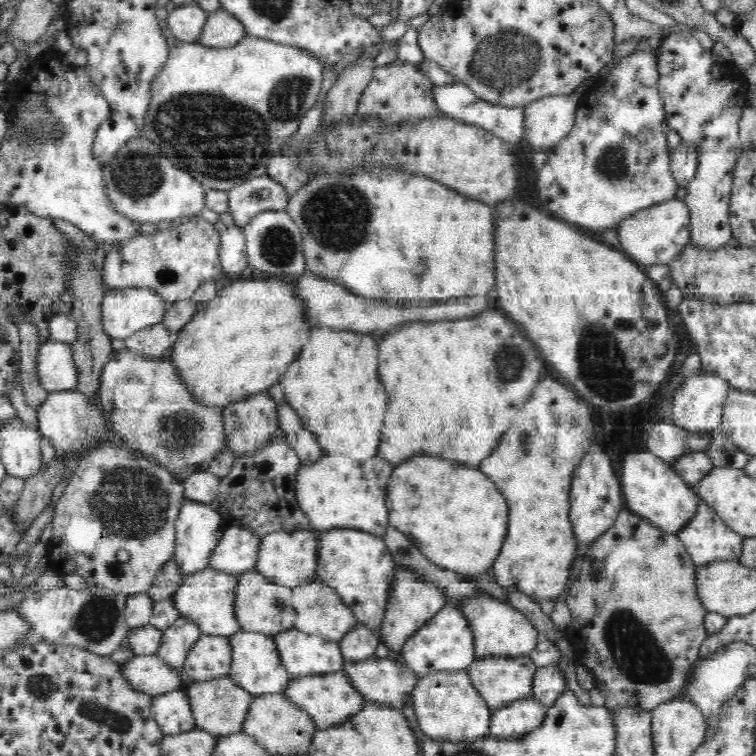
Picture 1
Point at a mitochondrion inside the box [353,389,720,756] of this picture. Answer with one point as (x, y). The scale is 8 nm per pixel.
(638, 656)

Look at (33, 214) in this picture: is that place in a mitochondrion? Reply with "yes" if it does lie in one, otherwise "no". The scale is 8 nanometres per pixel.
no

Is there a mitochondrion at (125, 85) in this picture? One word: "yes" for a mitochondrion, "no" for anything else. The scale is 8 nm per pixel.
no

